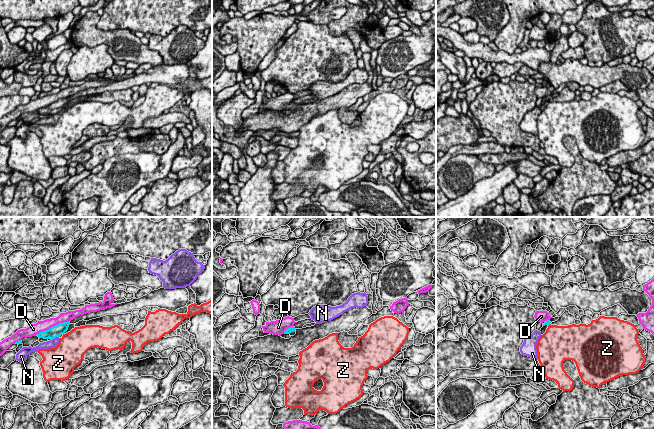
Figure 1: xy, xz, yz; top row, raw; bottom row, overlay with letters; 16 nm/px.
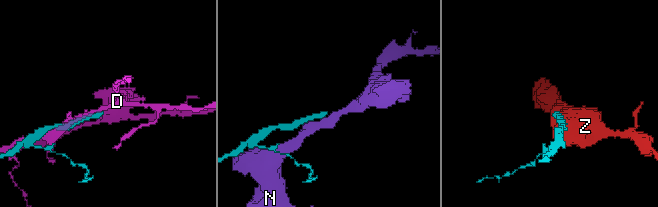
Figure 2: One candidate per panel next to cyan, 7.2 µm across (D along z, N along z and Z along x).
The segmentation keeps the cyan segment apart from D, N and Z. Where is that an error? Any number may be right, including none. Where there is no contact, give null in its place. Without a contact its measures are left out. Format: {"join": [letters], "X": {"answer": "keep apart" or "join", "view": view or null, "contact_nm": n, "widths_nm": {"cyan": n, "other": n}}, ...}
{"join": [], "D": {"answer": "keep apart", "view": "xy", "contact_nm": 550, "widths_nm": {"cyan": 190, "other": 180}}, "N": {"answer": "keep apart", "view": "xy", "contact_nm": 120, "widths_nm": {"cyan": 190, "other": 140}}, "Z": {"answer": "keep apart", "view": null}}

